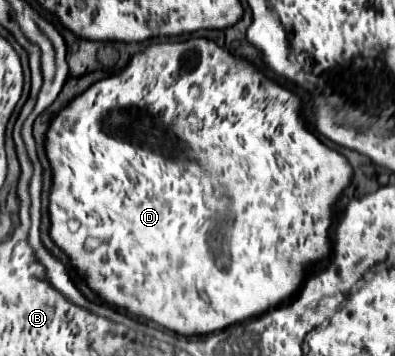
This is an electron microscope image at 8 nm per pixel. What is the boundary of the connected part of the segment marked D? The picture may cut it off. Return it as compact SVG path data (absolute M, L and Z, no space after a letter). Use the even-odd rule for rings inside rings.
M207 38L151 44L143 52L135 54L124 69L108 72L109 76L93 82L83 94L75 96L51 120L45 132L45 154L51 166L53 180L49 192L49 238L69 258L73 270L107 304L125 308L129 314L147 318L159 324L161 328L181 336L203 336L219 332L227 326L259 316L289 300L303 282L305 268L317 262L317 256L323 260L327 258L327 254L331 254L329 226L333 204L353 178L353 168L349 166L347 158L327 148L315 134L305 128L299 116L299 96L269 80L251 62L233 56L231 52L219 48L213 40ZM89 240L97 240L99 244L87 250L85 244Z

